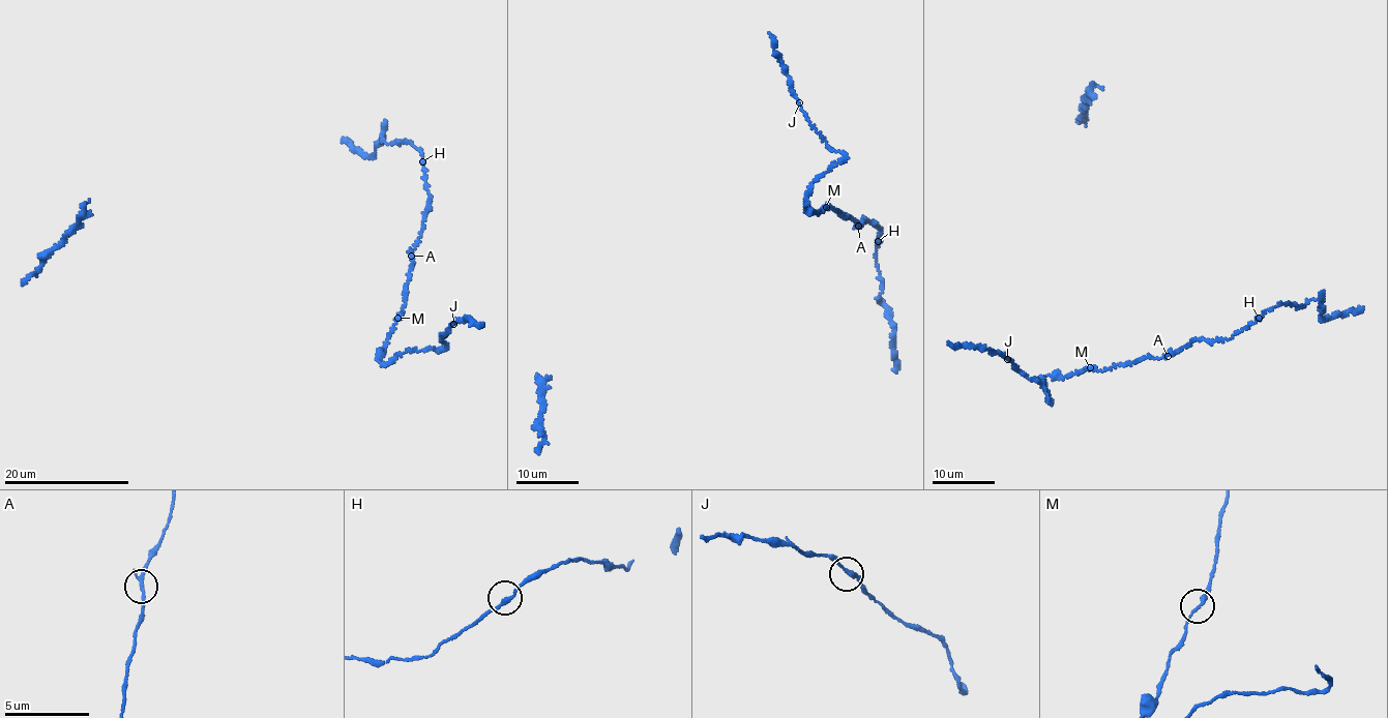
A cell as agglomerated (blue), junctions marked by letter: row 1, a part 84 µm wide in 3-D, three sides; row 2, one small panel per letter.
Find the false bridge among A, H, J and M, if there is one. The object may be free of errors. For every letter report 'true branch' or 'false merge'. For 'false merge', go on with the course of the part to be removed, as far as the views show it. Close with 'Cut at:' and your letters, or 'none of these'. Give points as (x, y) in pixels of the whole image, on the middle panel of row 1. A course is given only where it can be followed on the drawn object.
A: true branch
H: true branch
J: true branch
M: true branch
Cut at: none of these

